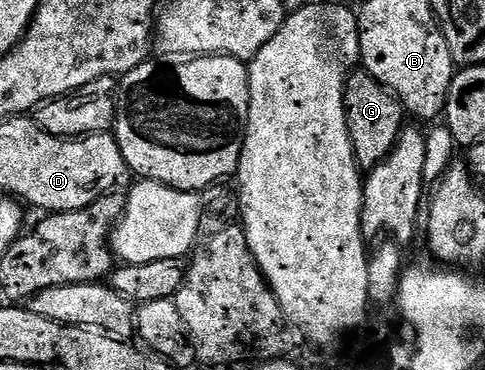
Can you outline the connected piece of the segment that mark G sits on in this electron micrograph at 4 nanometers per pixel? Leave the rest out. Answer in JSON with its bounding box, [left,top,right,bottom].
[344,69,404,173]

